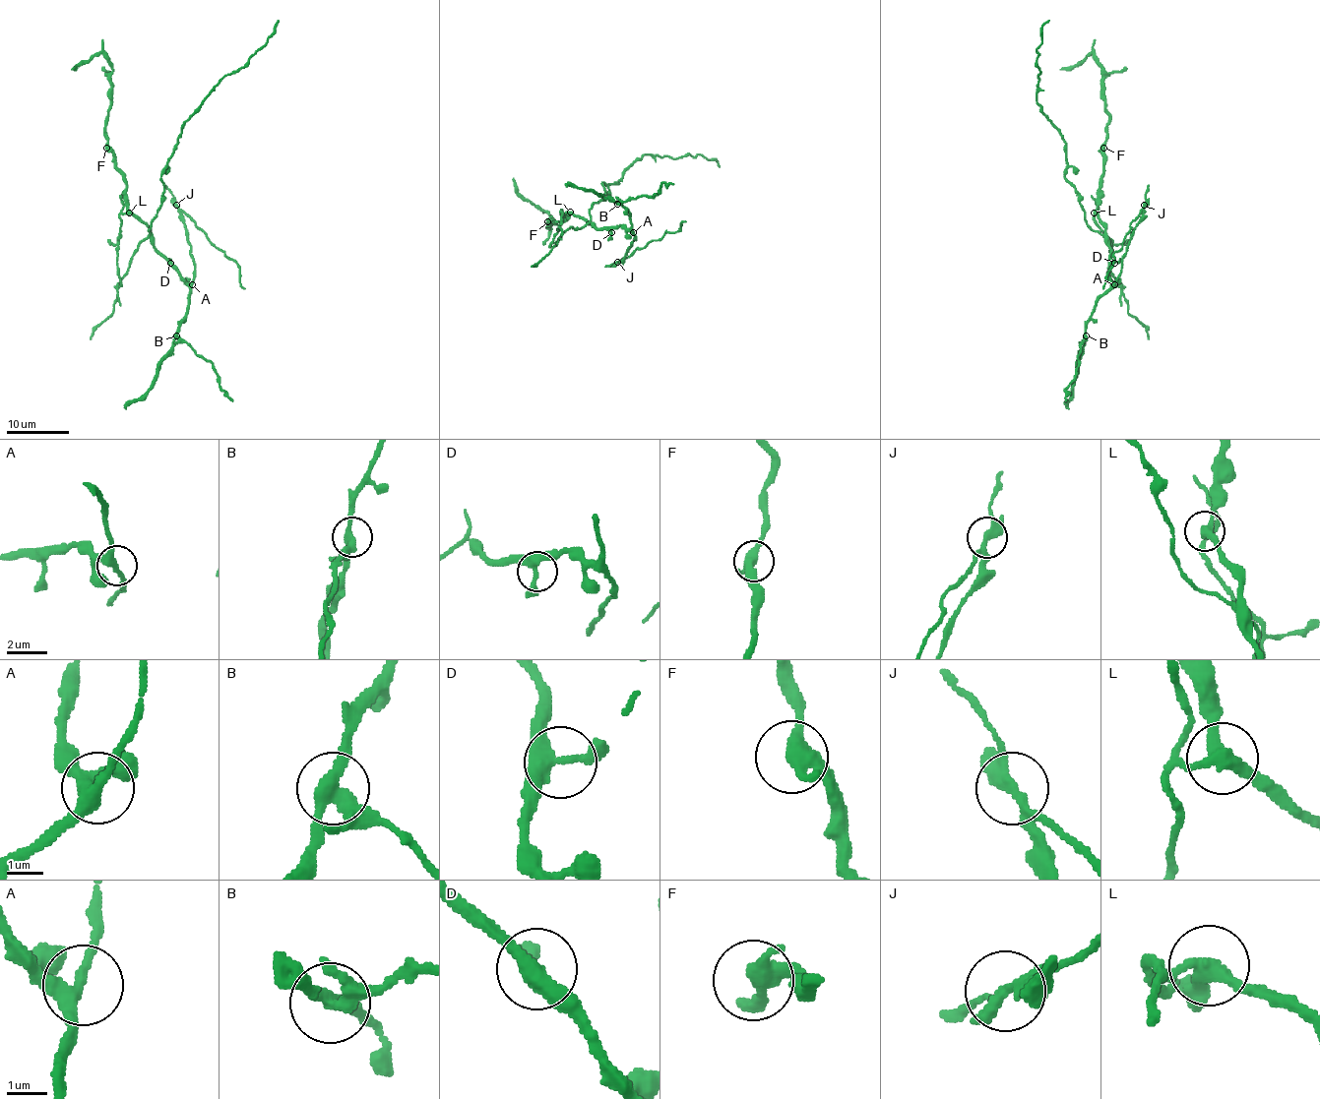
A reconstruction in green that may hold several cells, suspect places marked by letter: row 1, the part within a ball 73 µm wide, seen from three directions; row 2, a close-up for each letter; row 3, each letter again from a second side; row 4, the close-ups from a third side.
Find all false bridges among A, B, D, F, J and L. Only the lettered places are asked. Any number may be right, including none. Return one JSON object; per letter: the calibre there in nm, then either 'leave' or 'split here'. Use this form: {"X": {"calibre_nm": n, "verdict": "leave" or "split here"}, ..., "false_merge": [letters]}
{"A": {"calibre_nm": 320, "verdict": "leave"}, "B": {"calibre_nm": 320, "verdict": "split here"}, "D": {"calibre_nm": 320, "verdict": "leave"}, "F": {"calibre_nm": 340, "verdict": "leave"}, "J": {"calibre_nm": 260, "verdict": "split here"}, "L": {"calibre_nm": 320, "verdict": "split here"}, "false_merge": ["B", "J", "L"]}

